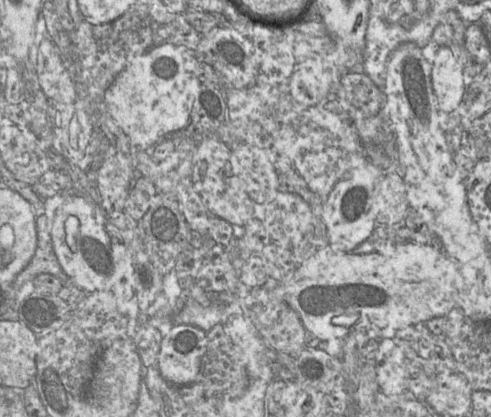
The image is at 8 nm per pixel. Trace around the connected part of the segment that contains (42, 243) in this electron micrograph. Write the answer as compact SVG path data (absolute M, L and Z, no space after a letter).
M38 216L36 218L36 227L36 251L29 264L14 279L12 284L16 290L20 289L24 284L32 282L37 275L42 273L52 274L63 283L69 280L54 252L50 234L50 222L47 216Z

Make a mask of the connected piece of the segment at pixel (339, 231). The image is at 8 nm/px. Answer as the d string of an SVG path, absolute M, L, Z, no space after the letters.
M398 159L398 171L396 172L388 172L387 174L382 174L377 167L375 167L370 161L366 162L366 165L364 166L358 166L350 170L350 172L345 175L341 180L339 180L334 187L331 189L327 197L324 199L323 204L323 219L327 227L327 232L329 236L329 245L331 245L333 248L339 251L343 252L351 252L355 247L360 245L362 242L370 239L371 235L373 234L375 230L375 226L378 223L379 225L399 225L401 220L406 214L406 211L409 207L408 199L407 199L407 193L406 193L406 187L404 184L403 179L400 177L400 163Z

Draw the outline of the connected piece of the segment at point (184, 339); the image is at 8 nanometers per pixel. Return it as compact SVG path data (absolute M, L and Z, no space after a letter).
M174 324L163 333L156 366L161 377L172 385L193 383L205 354L207 332L188 324Z

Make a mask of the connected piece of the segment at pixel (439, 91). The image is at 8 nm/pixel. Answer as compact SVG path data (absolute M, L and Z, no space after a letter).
M439 46L431 63L431 82L441 112L450 113L462 102L467 88L465 71L447 46Z

